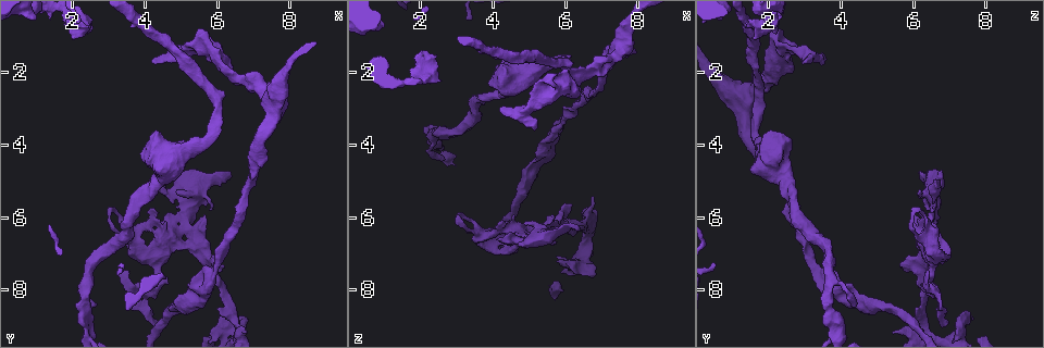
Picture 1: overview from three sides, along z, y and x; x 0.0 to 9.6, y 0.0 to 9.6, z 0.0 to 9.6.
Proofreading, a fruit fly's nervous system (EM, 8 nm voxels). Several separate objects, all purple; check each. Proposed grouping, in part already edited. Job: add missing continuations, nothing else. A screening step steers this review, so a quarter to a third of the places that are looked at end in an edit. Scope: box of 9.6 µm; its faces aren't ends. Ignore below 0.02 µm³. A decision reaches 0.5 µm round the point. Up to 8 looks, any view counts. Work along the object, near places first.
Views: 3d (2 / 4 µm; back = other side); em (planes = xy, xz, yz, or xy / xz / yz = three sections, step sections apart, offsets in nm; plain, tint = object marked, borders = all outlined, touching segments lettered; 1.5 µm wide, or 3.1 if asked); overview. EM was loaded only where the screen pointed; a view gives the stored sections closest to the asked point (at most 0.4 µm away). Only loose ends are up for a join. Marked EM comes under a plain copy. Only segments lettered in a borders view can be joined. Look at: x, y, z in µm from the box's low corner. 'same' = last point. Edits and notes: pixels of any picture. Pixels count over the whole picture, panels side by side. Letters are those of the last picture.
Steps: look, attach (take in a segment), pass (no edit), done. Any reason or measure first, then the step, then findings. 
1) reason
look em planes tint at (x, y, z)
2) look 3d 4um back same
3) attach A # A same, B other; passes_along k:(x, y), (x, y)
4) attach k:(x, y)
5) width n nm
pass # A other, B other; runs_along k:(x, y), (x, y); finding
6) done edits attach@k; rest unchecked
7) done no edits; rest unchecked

an open end
look em yz step 4 borders at (5.65, 5.95, 6.05)

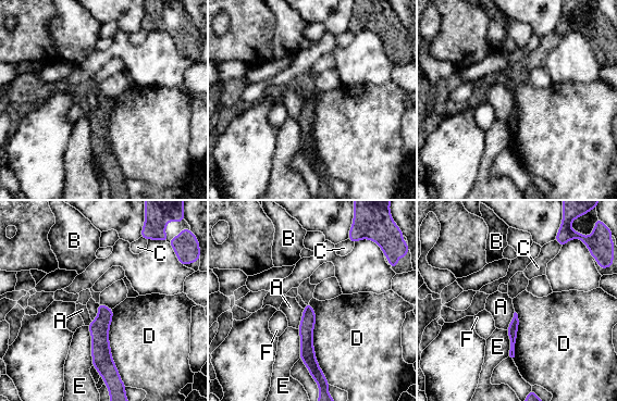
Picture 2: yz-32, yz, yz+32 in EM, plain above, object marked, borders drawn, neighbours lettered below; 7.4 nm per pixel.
look em planes borders same

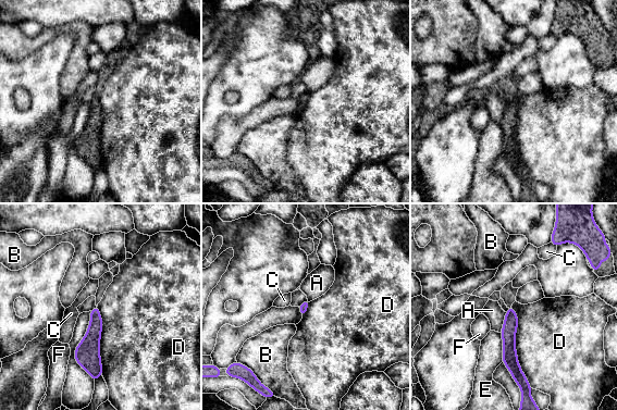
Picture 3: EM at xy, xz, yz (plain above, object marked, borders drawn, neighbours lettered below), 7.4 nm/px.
pass # A other, B other, C other, D other, E other, F other; runs_along 3:(510, 310), (509, 358), (519, 373); no lettered segment goes on from it

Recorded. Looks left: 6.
branch stops here
look em planes borders at (6.75, 8.75, 7.65)

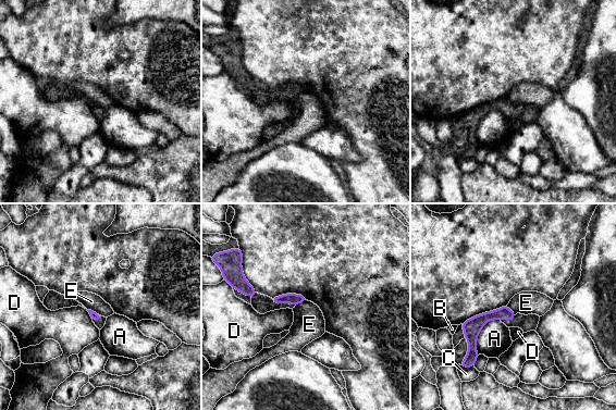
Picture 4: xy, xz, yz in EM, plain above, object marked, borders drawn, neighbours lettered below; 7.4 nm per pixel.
pass # A other, B other, C other, D other, E other; border 4:(307, 300), (295, 306); no lettered segment goes on from it

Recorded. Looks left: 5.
free end
look em planes borders at (5.15, 1.65, 3.55)

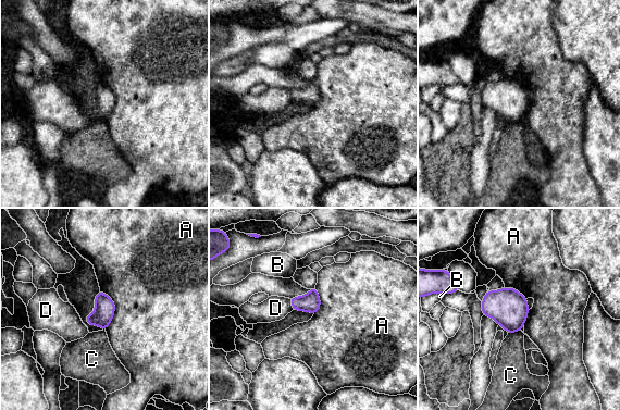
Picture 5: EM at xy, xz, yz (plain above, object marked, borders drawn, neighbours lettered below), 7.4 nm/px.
width 140 nm
pass # A other, B other, C other, D other; border 5:(100, 290), (114, 305), (104, 330); none of them fits

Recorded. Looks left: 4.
done no edits; rest unchecked

